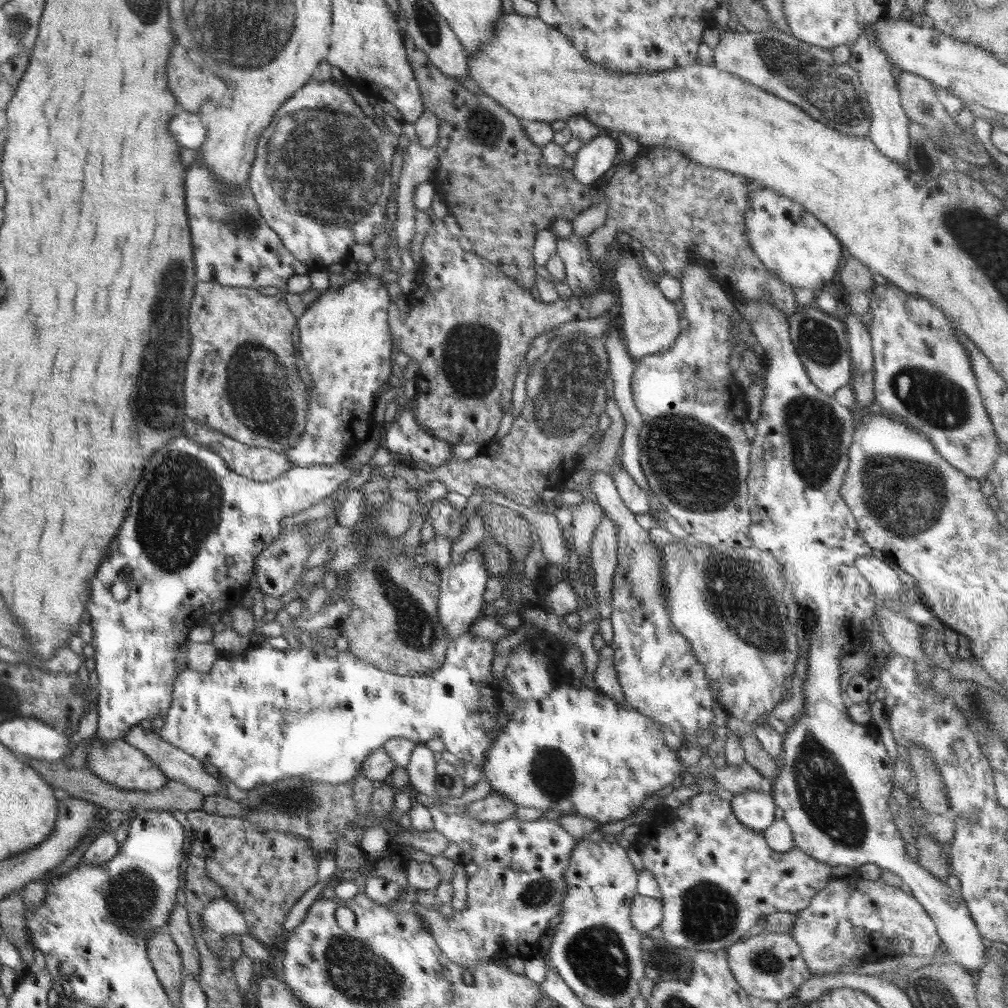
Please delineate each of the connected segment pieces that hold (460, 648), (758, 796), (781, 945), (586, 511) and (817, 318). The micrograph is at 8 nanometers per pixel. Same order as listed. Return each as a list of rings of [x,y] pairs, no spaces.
[[[470,630],[458,635],[458,637],[449,641],[447,652],[440,668],[422,674],[414,675],[398,675],[383,671],[371,662],[360,660],[350,651],[339,653],[336,657],[328,657],[326,654],[316,654],[310,648],[301,645],[298,649],[293,649],[290,646],[287,649],[276,649],[267,642],[256,640],[250,648],[242,652],[242,656],[236,658],[224,658],[224,660],[216,660],[209,673],[200,673],[196,670],[183,668],[176,676],[174,693],[172,694],[172,702],[165,716],[165,724],[155,726],[156,731],[162,740],[166,740],[170,744],[181,748],[184,752],[198,759],[205,766],[214,764],[218,771],[228,778],[232,784],[242,790],[251,790],[258,784],[272,784],[276,780],[284,780],[286,778],[306,777],[313,782],[339,784],[352,783],[357,777],[357,773],[361,768],[360,764],[370,756],[374,749],[380,748],[383,744],[394,737],[402,737],[404,739],[413,740],[416,744],[424,744],[432,738],[440,738],[444,743],[445,750],[451,752],[460,760],[460,762],[468,762],[472,766],[478,767],[480,771],[486,762],[486,752],[492,748],[494,740],[500,736],[502,726],[498,725],[498,716],[503,713],[502,707],[496,700],[499,694],[498,682],[494,680],[492,675],[492,661],[494,660],[494,642],[483,636],[473,636]]]
[[[771,790],[734,795],[730,804],[734,817],[754,831],[766,831],[775,820],[776,804]]]
[[[763,932],[752,937],[749,935],[742,936],[734,944],[726,948],[726,958],[733,977],[755,1001],[762,999],[779,1002],[784,1000],[784,998],[790,998],[811,977],[798,944],[796,944],[796,941],[794,941],[792,935],[788,932]]]
[[[584,500],[580,505],[573,505],[572,524],[569,529],[570,544],[572,545],[574,559],[583,561],[590,554],[590,544],[596,534],[596,528],[605,512],[598,501]]]
[[[813,305],[800,307],[797,314],[788,320],[788,327],[789,338],[808,374],[808,379],[822,392],[833,395],[836,390],[851,382],[853,370],[848,333],[835,315],[822,312]]]

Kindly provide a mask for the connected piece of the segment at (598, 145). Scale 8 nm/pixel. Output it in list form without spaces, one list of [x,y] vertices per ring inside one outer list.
[[[602,135],[586,141],[575,154],[572,174],[582,184],[592,185],[620,157],[619,145],[614,135]]]

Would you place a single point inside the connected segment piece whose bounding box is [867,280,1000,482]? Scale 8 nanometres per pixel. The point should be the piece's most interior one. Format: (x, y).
(924, 377)

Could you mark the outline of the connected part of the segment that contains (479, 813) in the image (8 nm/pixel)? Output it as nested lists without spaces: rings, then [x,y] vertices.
[[[490,793],[486,798],[473,802],[463,814],[482,823],[496,823],[513,817],[518,808],[510,798]]]

